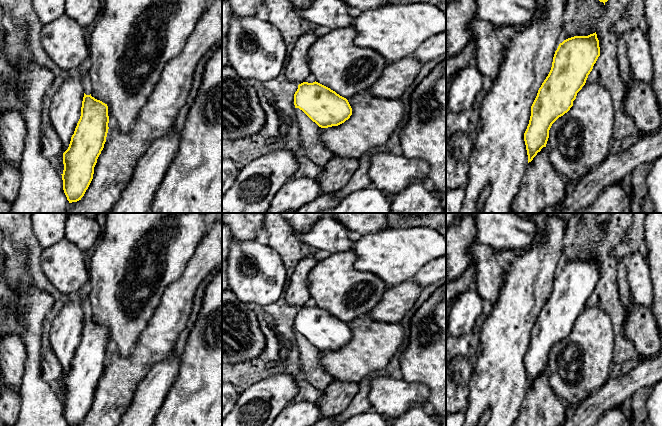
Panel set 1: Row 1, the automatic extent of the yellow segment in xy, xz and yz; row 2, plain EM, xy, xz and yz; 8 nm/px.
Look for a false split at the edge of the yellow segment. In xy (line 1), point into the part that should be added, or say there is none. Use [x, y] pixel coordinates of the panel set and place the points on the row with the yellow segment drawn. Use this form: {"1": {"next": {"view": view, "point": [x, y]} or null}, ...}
{"1": {"next": null}}

